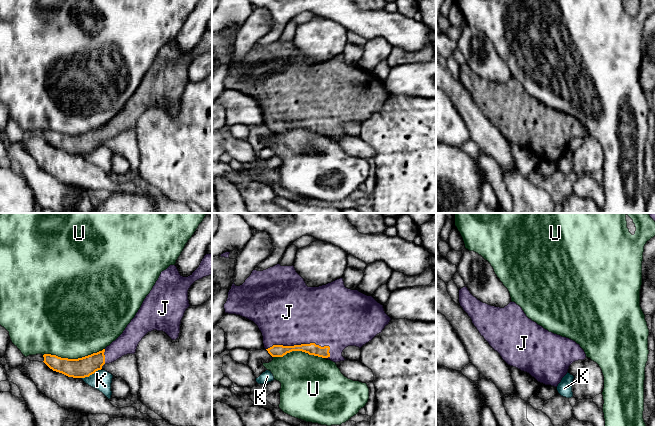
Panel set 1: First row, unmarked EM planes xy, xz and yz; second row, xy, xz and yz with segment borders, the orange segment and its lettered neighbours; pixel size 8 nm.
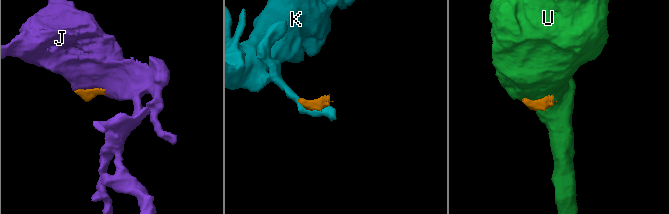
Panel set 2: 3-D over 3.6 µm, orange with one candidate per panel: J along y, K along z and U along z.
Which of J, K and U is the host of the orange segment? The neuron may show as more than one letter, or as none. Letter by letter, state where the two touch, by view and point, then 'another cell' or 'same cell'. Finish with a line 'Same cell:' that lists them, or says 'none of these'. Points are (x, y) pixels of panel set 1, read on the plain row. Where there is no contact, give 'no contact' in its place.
J: contact xz (302, 120); same cell
K: contact xy (90, 150); another cell
U: contact xy (73, 135); another cell
Same cell: J

